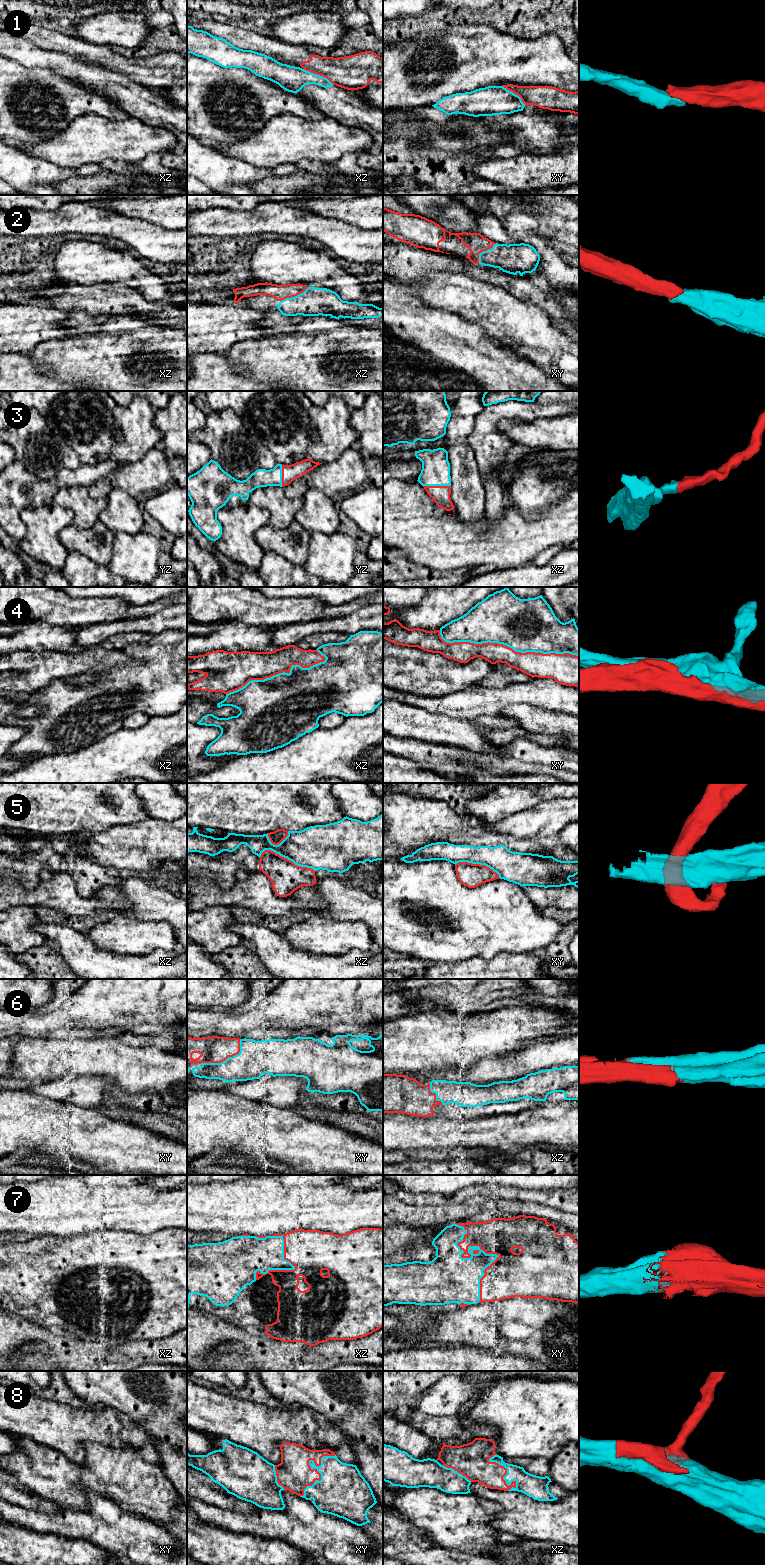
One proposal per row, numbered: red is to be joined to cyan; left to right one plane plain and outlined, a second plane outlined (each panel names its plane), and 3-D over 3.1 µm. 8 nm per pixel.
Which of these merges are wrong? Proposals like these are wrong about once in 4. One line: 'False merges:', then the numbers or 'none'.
False merges: 1, 4, 5

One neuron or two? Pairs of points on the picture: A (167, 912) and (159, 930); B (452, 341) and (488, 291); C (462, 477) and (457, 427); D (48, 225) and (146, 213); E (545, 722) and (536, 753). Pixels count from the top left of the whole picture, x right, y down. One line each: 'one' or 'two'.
A: two
B: two
C: one
D: two
E: two

